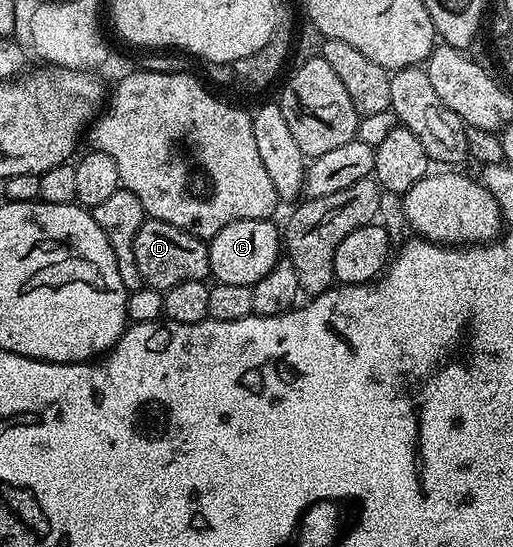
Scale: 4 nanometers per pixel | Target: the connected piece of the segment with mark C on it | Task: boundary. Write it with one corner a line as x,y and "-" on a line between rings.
239,220
222,226
218,234
207,241
210,276
217,284
251,286
266,278
282,258
282,232
267,220

